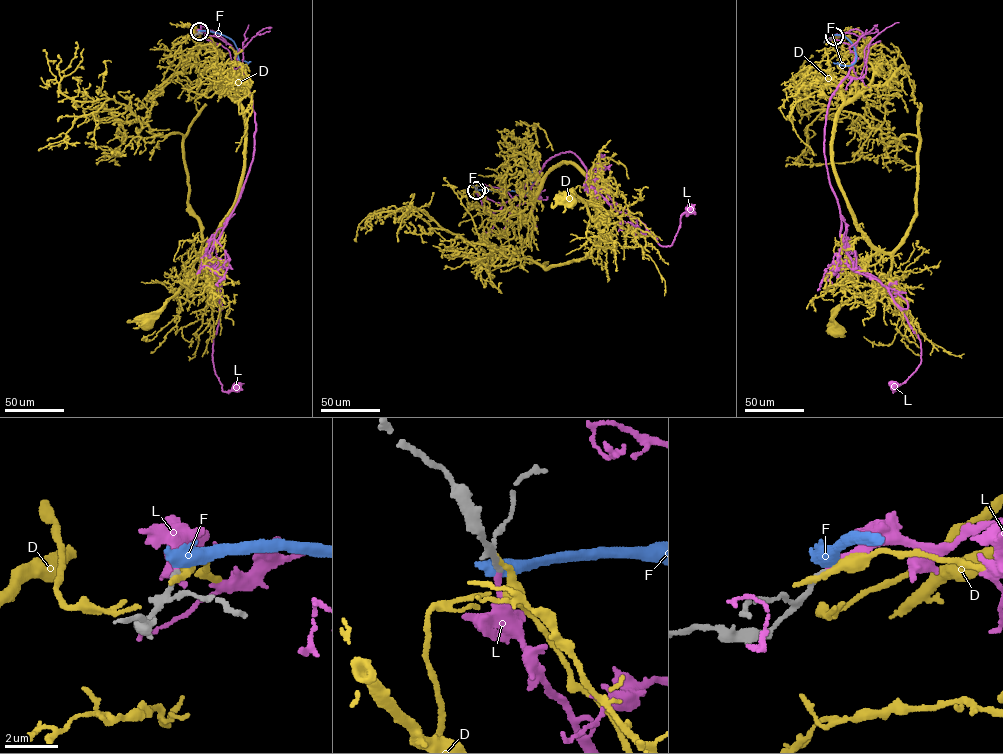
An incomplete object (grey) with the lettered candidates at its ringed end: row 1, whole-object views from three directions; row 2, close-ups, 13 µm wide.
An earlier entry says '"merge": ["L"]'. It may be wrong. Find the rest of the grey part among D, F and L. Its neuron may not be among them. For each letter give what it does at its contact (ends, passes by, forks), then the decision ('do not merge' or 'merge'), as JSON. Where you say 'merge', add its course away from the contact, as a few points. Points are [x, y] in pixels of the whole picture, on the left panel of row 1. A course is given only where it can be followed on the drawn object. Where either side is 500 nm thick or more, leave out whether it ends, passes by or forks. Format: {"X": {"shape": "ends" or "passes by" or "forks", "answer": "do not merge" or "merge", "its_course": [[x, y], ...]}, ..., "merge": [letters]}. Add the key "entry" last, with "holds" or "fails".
{"D": {"shape": "ends", "answer": "do not merge"}, "F": {"answer": "do not merge"}, "L": {"shape": "ends", "answer": "merge", "its_course": [[199, 31], [233, 48], [254, 114], [249, 170], [210, 260], [221, 302], [212, 363], [222, 391], [237, 386]]}, "merge": ["L"], "entry": "holds"}

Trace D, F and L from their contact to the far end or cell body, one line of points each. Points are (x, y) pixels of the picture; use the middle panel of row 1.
D: (476, 190), (489, 209), (528, 214), (547, 173), (573, 162), (590, 178), (601, 232), (578, 195), (568, 198)
F: (476, 190), (529, 191), (532, 173), (525, 169)
L: (476, 190), (496, 211), (571, 151), (609, 206), (660, 245), (689, 208)

